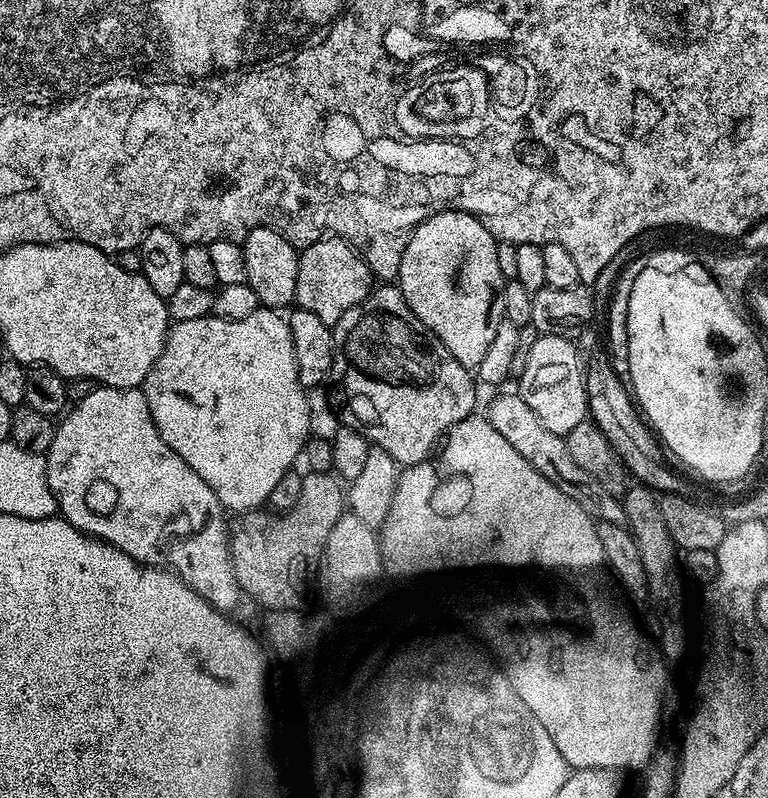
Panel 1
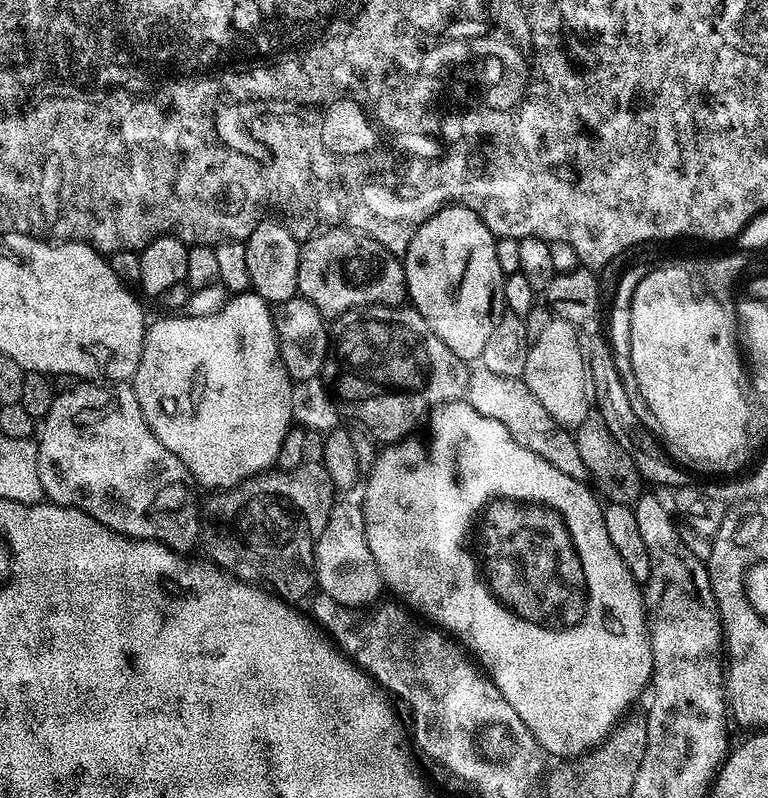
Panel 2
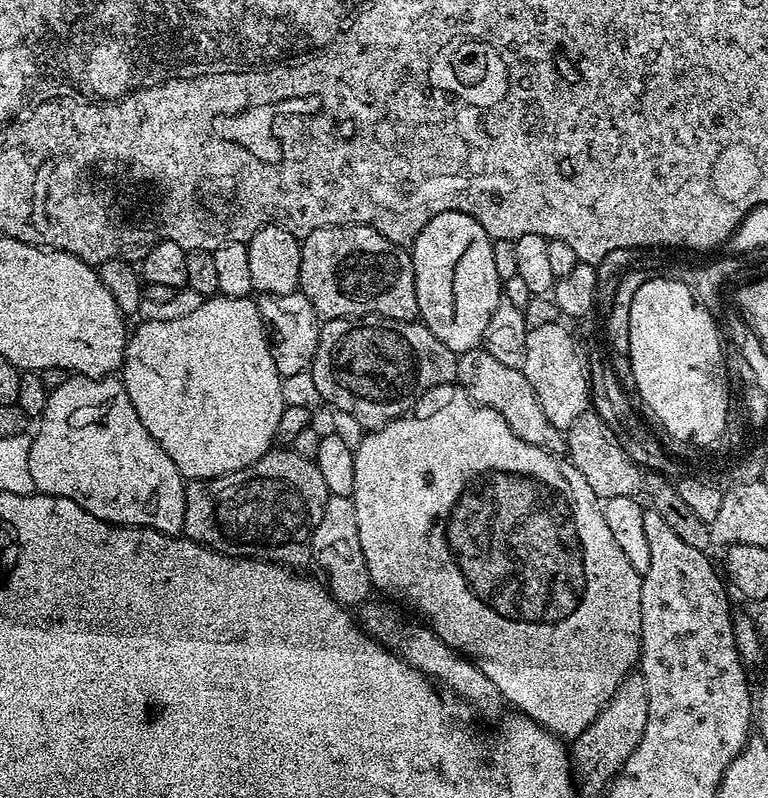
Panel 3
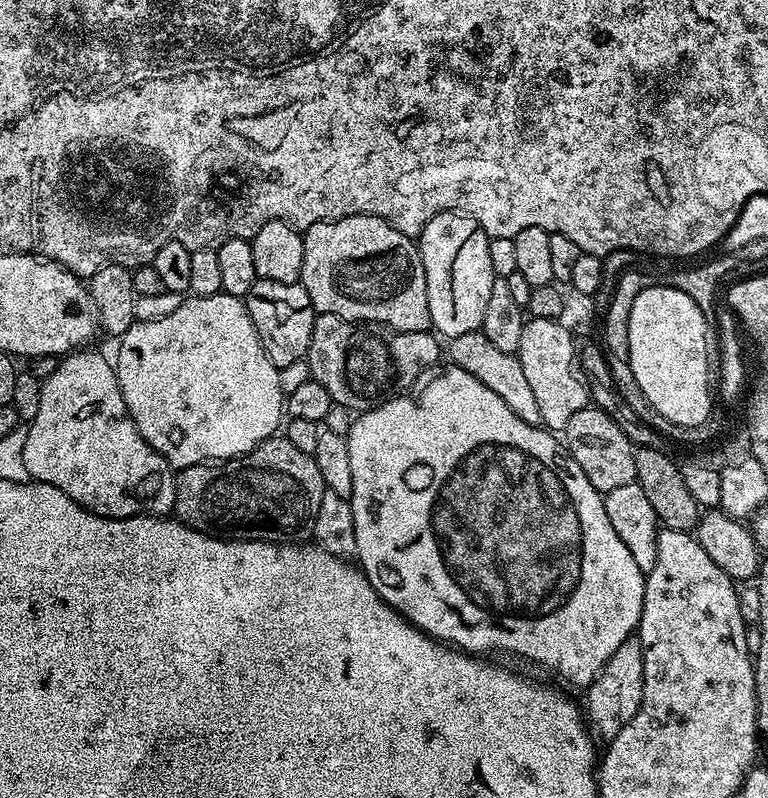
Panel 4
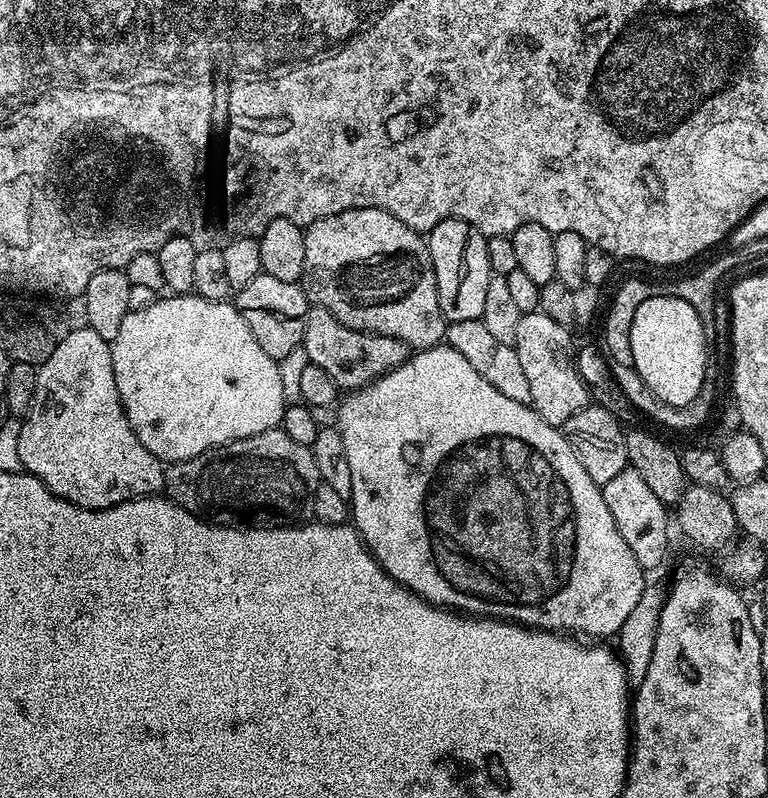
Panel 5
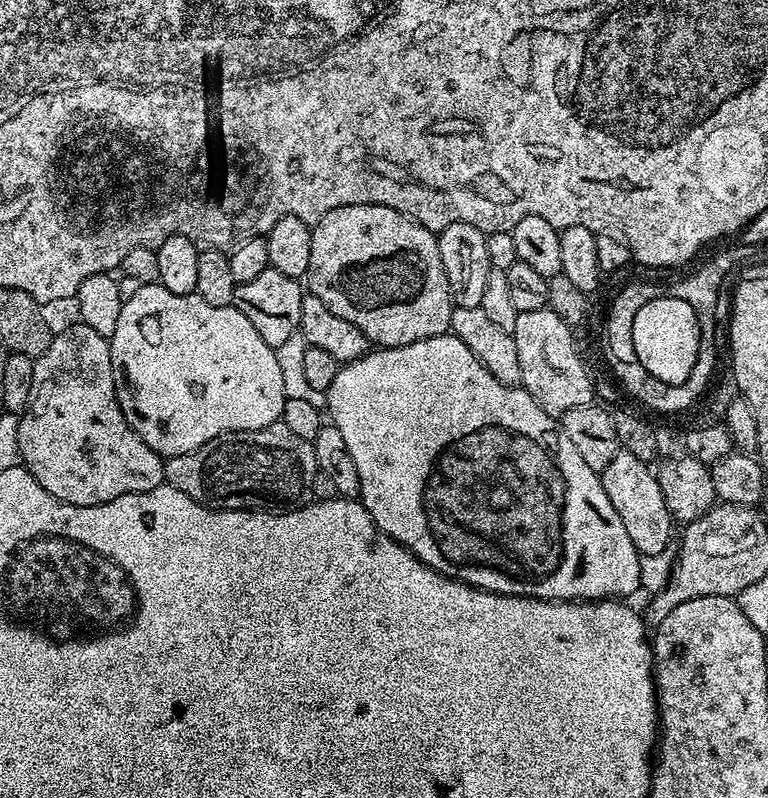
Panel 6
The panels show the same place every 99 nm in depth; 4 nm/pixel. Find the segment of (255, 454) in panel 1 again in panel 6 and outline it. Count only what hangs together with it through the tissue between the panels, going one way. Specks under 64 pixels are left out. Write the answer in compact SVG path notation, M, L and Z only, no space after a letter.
M158 282L142 284L138 294L124 302L122 314L118 314L118 326L114 326L114 334L108 340L108 349L118 406L126 422L130 422L130 426L138 434L138 438L142 438L142 442L146 442L146 446L150 446L150 450L154 450L162 458L190 454L190 450L198 450L198 446L227 432L258 430L280 420L286 397L282 386L282 370L278 370L278 358L273 348L262 338L262 334L258 334L258 330L250 326L250 318L246 318L246 314L242 314L234 306L210 306L210 302L206 302L201 296L195 294L190 296L170 294L170 290L166 290Z

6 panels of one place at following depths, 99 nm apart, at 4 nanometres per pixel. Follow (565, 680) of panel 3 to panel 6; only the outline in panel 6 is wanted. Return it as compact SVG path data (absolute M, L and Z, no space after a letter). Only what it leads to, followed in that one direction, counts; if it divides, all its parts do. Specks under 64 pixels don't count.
M445 334L434 338L422 338L418 342L410 342L406 346L398 346L397 348L377 347L375 350L369 350L364 355L357 356L355 360L347 361L338 368L336 377L330 384L327 394L327 415L328 412L332 415L329 416L330 422L342 434L342 438L346 441L346 450L350 450L350 458L354 458L354 470L358 470L358 478L360 479L358 499L360 503L364 505L365 510L370 514L370 518L376 523L379 532L385 532L390 538L394 538L403 548L408 549L422 563L430 566L441 576L448 576L451 580L462 580L471 588L480 588L484 592L497 592L503 596L529 596L535 600L594 601L609 598L628 598L632 591L637 591L640 588L640 552L634 546L634 542L630 542L630 537L626 535L626 529L622 526L622 518L618 518L618 510L614 510L610 498L606 498L606 490L602 490L600 473L590 470L590 466L586 466L586 462L582 458L582 454L578 454L574 442L570 442L570 438L566 438L564 429L560 427L560 421L557 417L546 414L546 410L542 410L542 406L538 406L538 402L534 402L534 398L522 386L503 384L501 380L494 378L494 374L490 374L490 370L486 370L486 366L473 354L470 346L466 346L466 342L462 342L457 336Z

